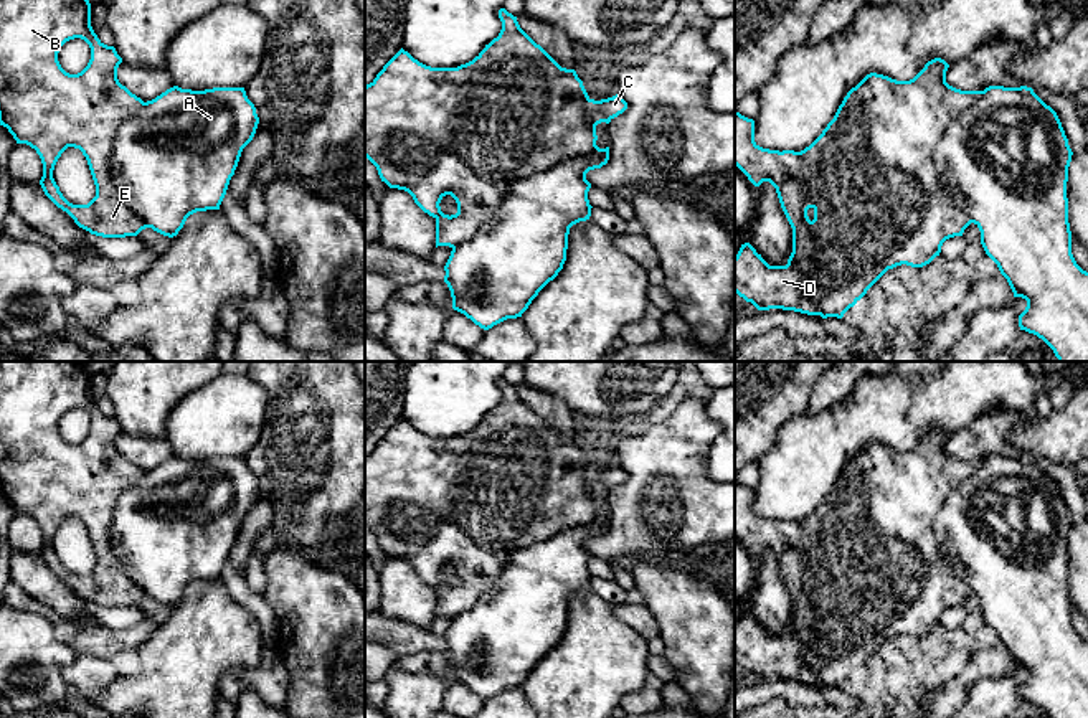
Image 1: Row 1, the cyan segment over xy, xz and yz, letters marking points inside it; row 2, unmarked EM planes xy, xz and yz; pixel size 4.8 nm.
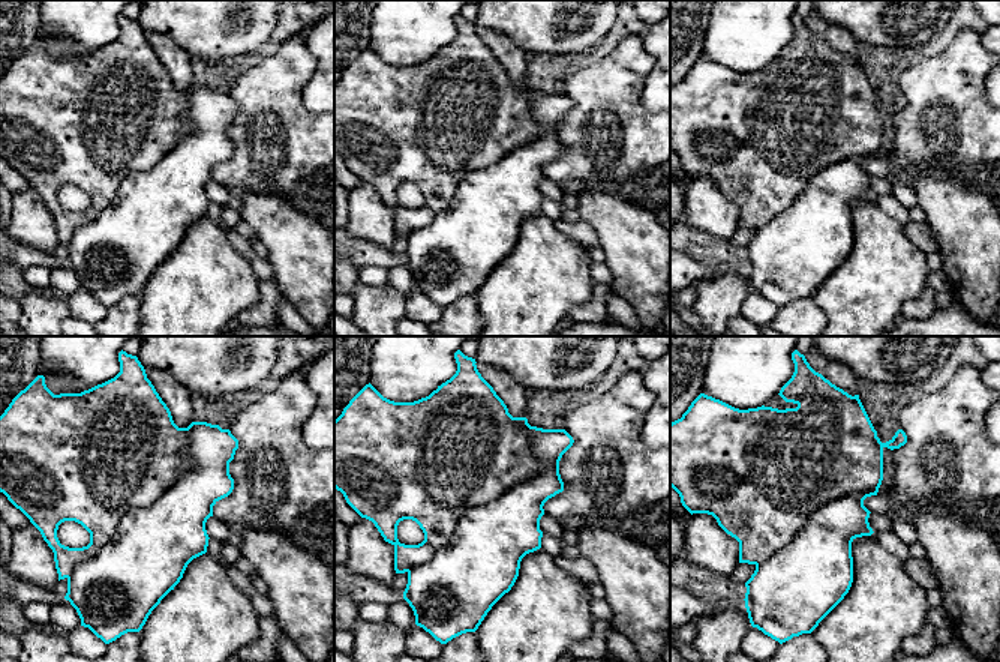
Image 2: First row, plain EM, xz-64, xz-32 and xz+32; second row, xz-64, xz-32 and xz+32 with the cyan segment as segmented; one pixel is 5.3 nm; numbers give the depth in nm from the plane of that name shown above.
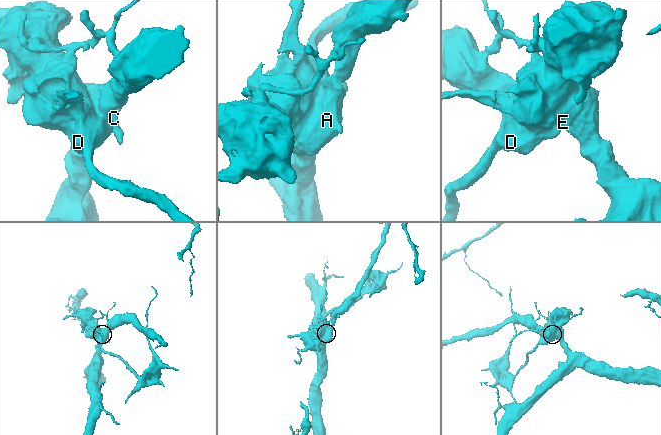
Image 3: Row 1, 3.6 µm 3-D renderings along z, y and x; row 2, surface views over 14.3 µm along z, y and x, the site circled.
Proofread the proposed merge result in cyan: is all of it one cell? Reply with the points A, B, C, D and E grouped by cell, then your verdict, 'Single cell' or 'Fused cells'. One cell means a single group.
Groups: A C / B D E. Fused cells

